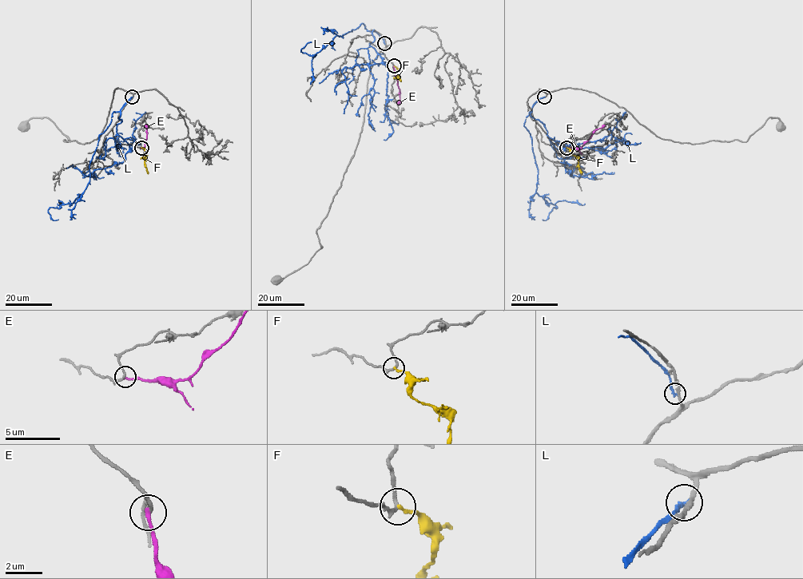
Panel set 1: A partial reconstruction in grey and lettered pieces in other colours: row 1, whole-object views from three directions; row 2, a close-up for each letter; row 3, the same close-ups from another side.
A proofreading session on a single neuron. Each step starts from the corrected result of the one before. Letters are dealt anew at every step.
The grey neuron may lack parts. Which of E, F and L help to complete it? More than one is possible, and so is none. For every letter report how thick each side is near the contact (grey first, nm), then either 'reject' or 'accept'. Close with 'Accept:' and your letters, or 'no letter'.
E: calibres 170 and 220 nm; reject
F: calibres 180 and 180 nm; reject
L: calibres 200 and 240 nm; reject
Accept: no letter

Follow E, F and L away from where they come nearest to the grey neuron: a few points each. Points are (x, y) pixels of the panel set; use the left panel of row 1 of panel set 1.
E: (141, 147), (144, 147), (146, 137), (145, 124)
F: (141, 147), (145, 153), (145, 166), (148, 173)
L: (132, 97), (113, 113), (99, 136), (85, 191), (72, 203), (47, 211), (53, 220), (58, 220)

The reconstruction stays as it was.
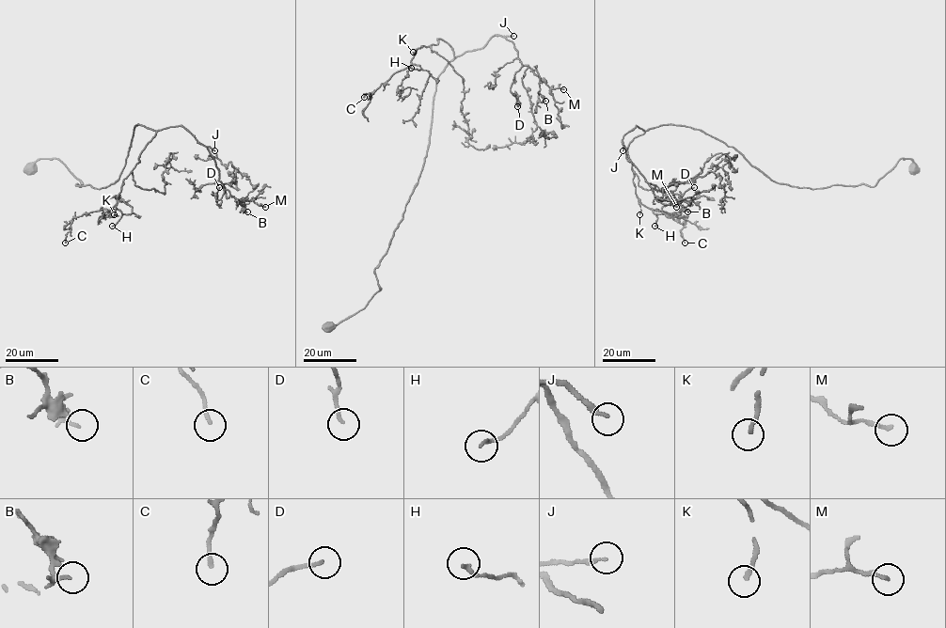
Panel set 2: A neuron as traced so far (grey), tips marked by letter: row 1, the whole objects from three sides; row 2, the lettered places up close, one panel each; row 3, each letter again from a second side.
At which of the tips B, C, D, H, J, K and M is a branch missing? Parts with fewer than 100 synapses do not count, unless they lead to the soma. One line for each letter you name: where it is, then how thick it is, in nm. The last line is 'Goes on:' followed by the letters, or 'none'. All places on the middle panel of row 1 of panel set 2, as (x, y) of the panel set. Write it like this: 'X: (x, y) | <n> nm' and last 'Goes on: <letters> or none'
J: (513, 36) | 170 nm
K: (413, 52) | 160 nm
Goes on: J, K

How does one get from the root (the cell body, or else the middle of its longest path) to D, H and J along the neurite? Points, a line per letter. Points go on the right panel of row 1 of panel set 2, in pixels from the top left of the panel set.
D: (915, 168), (902, 158), (875, 186), (796, 187), (699, 130), (636, 125), (622, 136), (657, 199), (694, 187)
H: (915, 168), (902, 158), (875, 186), (793, 187), (699, 130), (663, 124), (626, 150), (654, 226)
J: (915, 168), (902, 158), (875, 186), (793, 187), (699, 130), (671, 124), (636, 125), (622, 150)

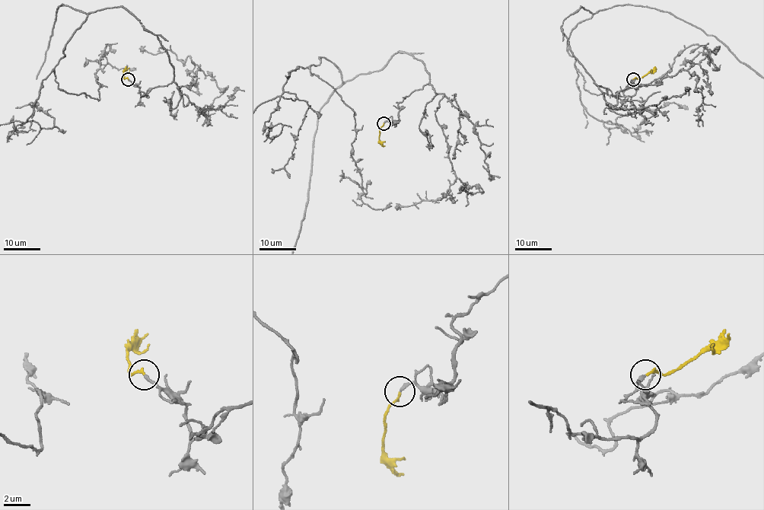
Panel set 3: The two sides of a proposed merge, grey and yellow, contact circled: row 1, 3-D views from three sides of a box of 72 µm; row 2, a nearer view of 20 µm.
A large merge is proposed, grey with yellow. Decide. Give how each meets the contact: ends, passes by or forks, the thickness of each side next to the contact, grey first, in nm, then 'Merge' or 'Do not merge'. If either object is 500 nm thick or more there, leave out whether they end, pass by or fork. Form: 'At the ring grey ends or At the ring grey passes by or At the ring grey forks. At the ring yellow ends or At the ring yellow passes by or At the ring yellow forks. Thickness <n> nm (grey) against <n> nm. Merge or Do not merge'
At the ring grey ends. At the ring yellow ends. Thickness 220 nm (grey) against 180 nm. Merge

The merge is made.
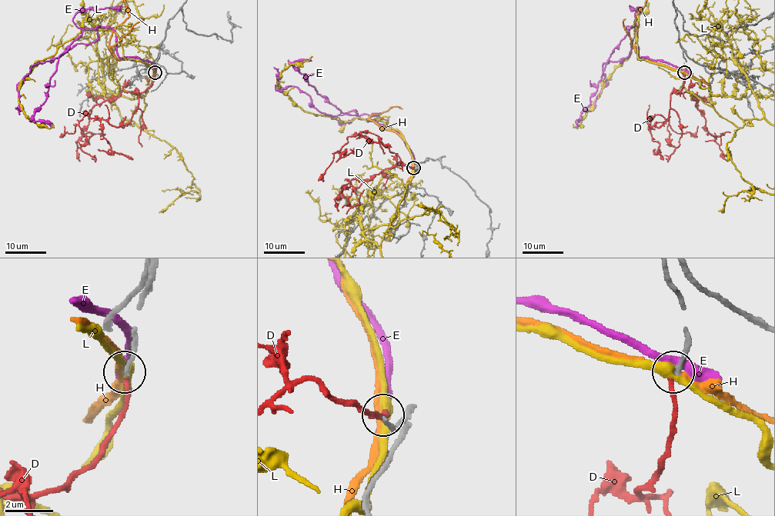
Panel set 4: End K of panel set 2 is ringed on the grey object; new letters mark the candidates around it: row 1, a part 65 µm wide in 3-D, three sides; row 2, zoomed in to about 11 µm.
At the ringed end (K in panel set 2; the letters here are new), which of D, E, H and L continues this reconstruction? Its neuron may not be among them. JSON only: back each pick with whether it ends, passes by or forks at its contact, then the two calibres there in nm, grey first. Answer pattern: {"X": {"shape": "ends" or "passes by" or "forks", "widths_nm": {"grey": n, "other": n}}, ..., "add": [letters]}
{"D": {"shape": "ends", "widths_nm": {"grey": 180, "other": 170}}, "add": ["D"]}

